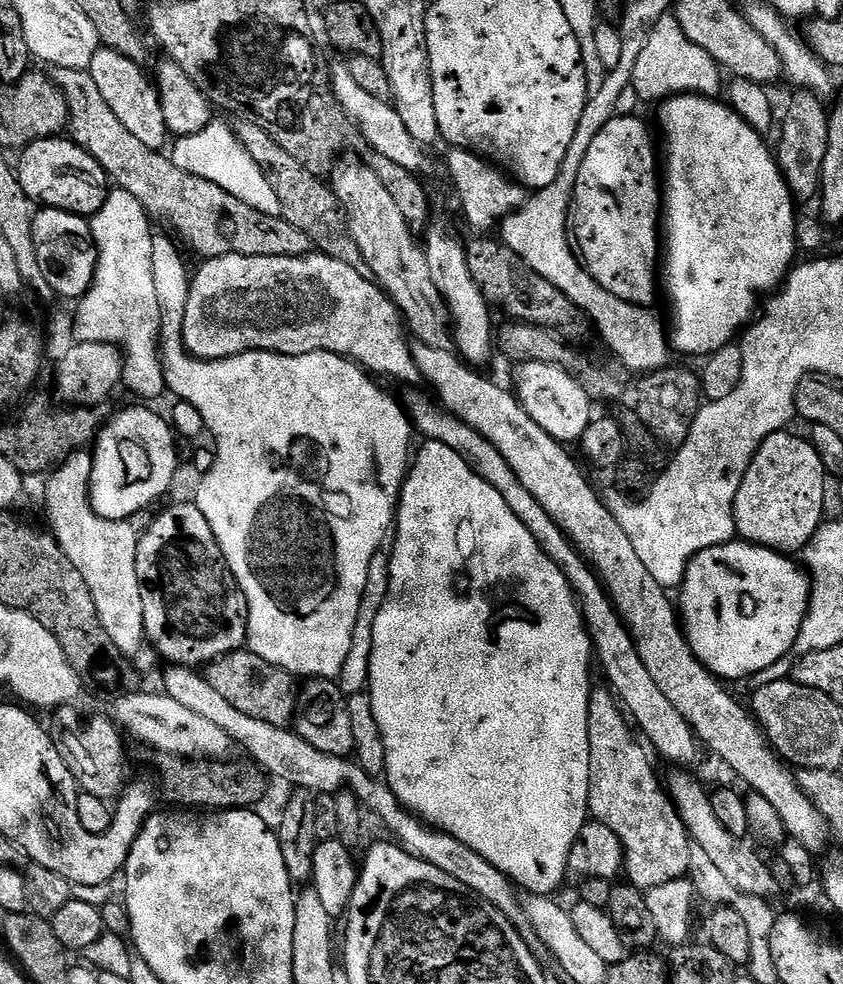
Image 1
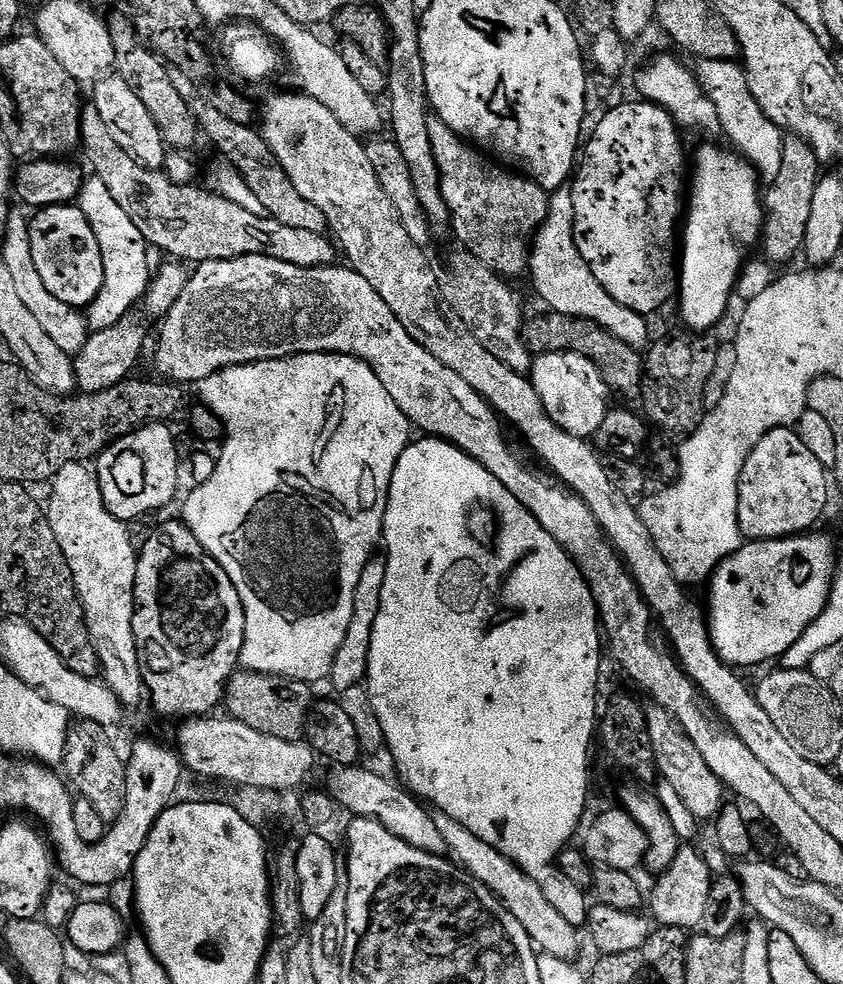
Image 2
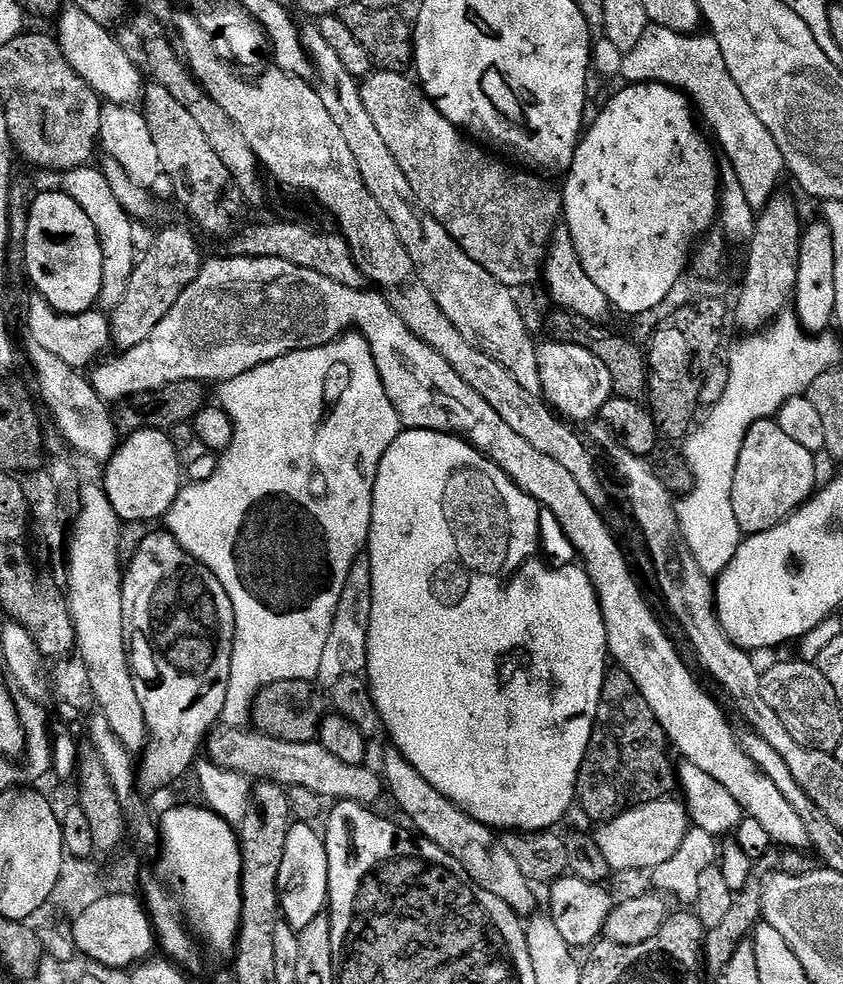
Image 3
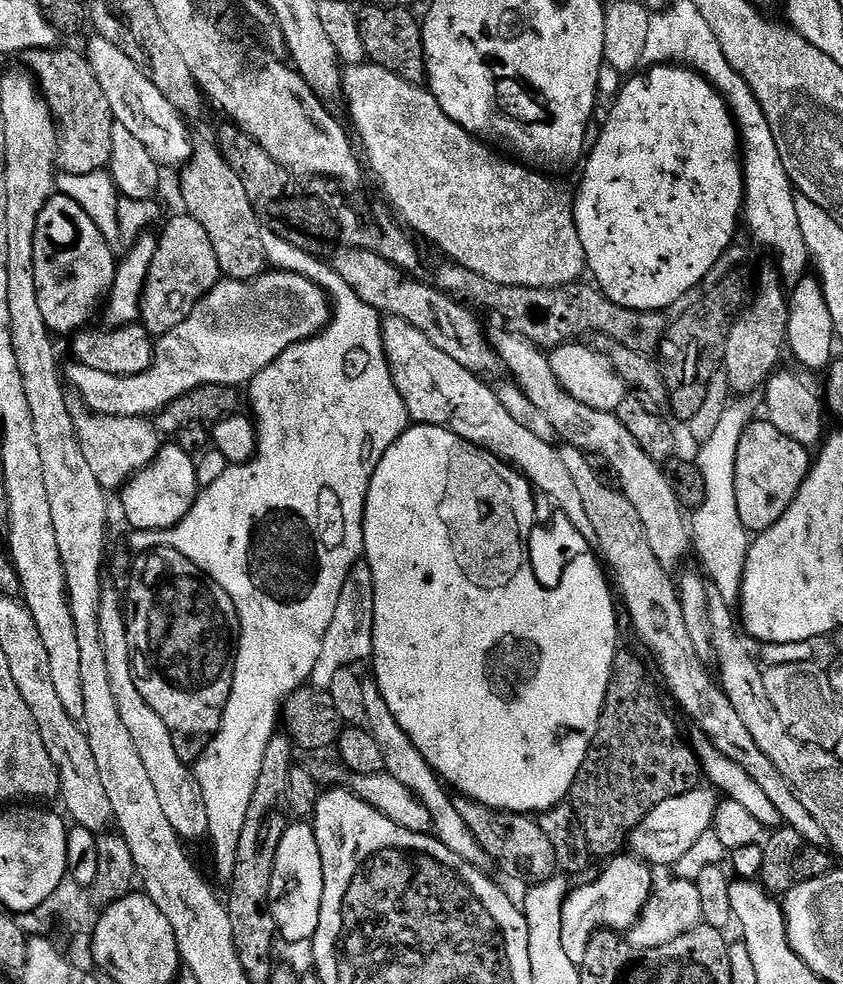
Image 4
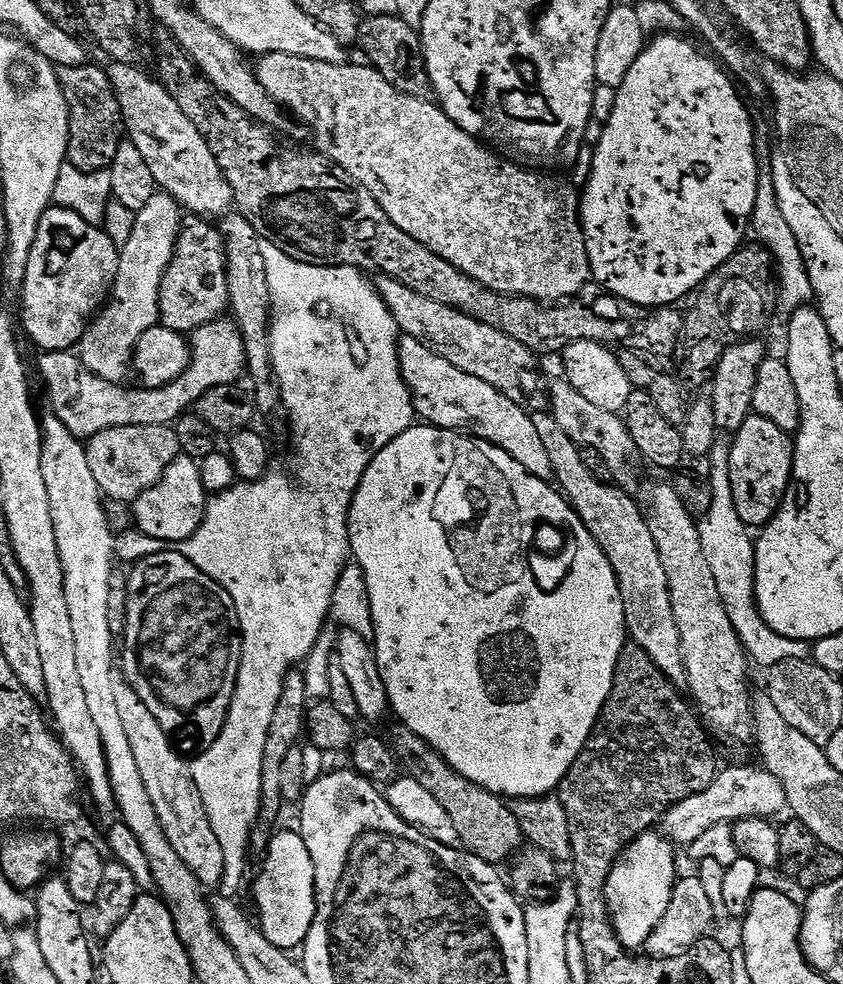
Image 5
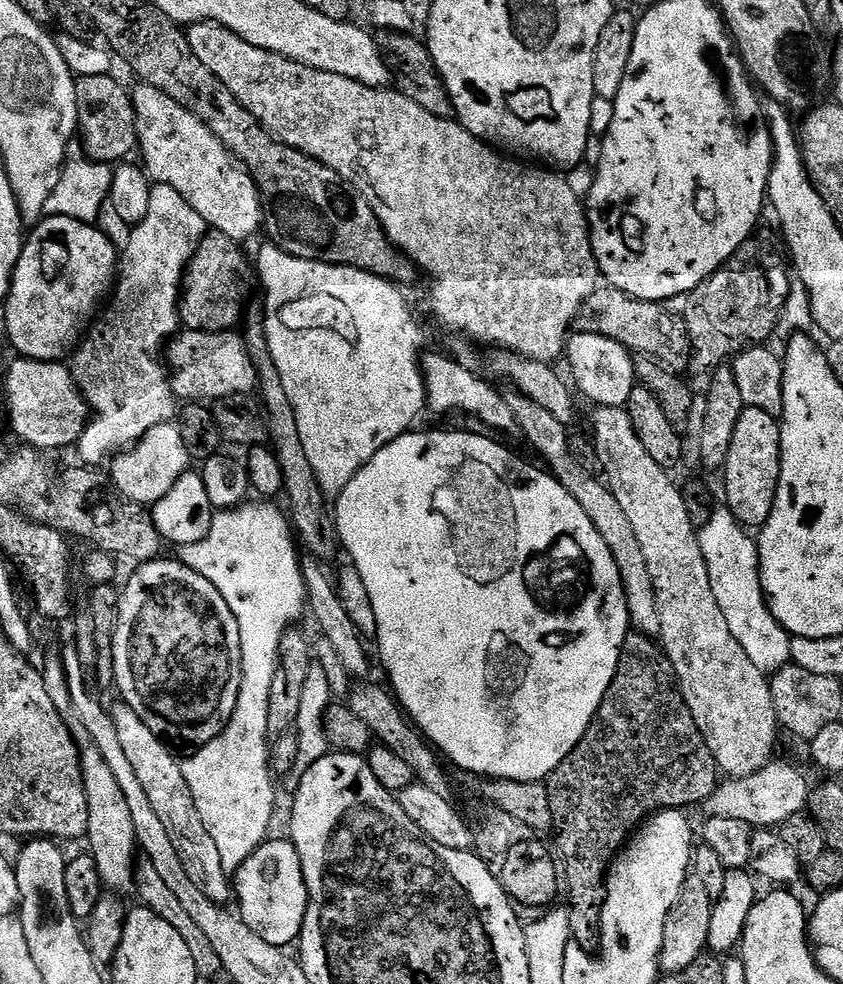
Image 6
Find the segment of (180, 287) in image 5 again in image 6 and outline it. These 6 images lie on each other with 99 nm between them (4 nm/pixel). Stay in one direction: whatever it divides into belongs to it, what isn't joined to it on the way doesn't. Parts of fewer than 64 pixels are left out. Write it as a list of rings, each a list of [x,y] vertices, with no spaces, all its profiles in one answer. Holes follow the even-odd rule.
[[[212,230],[205,236],[204,241],[198,246],[194,258],[188,264],[188,270],[184,274],[184,283],[180,289],[180,323],[189,332],[231,332],[241,323],[242,317],[246,312],[246,303],[244,304],[244,295],[248,292],[248,268],[250,272],[250,260],[244,257],[244,252],[237,241],[232,240],[226,234]]]

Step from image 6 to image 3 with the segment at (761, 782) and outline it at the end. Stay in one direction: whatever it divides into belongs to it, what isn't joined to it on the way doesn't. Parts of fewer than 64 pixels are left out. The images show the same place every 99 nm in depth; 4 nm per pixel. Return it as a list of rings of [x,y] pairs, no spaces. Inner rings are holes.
[[[665,798],[637,804],[597,828],[600,829],[595,829],[594,835],[598,850],[602,850],[609,869],[613,873],[636,872],[639,868],[653,870],[673,858],[689,832],[690,819],[687,807],[679,799]]]

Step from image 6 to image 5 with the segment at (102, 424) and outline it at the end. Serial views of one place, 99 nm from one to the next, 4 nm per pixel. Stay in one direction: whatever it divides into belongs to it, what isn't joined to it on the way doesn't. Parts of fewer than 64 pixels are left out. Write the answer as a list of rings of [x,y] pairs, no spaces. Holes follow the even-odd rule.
[[[158,190],[154,194],[154,198],[150,198],[150,202],[146,202],[146,206],[142,206],[142,210],[135,213],[133,220],[136,221],[133,222],[124,244],[122,240],[122,247],[119,249],[118,274],[112,287],[112,294],[95,319],[89,323],[87,330],[84,331],[84,337],[80,339],[78,345],[78,355],[80,361],[86,366],[86,370],[90,370],[106,382],[118,385],[123,385],[127,381],[124,379],[127,378],[128,372],[130,376],[132,357],[136,354],[136,347],[142,334],[146,334],[146,330],[160,324],[160,287],[162,278],[176,253],[176,243],[182,227],[182,209],[173,196],[169,196],[163,190]]]

